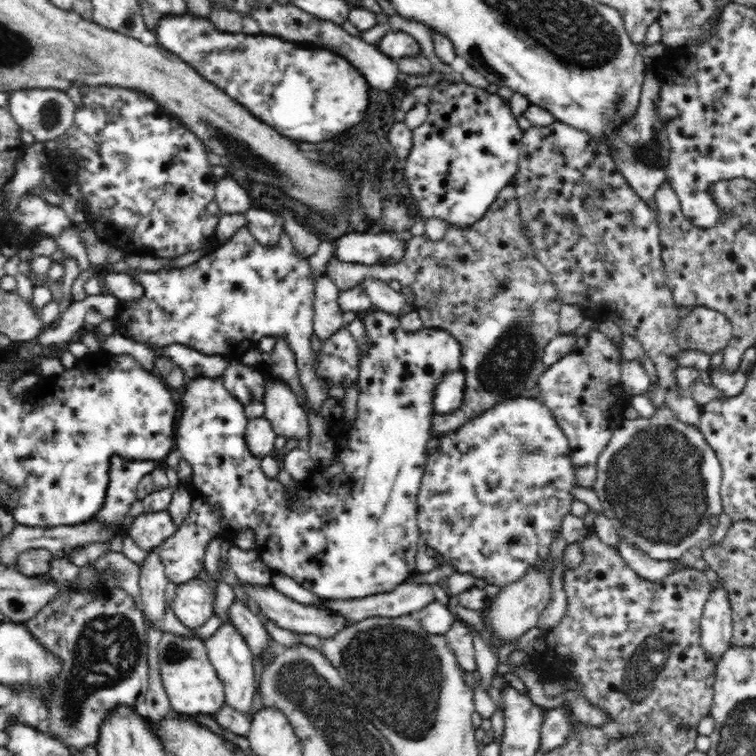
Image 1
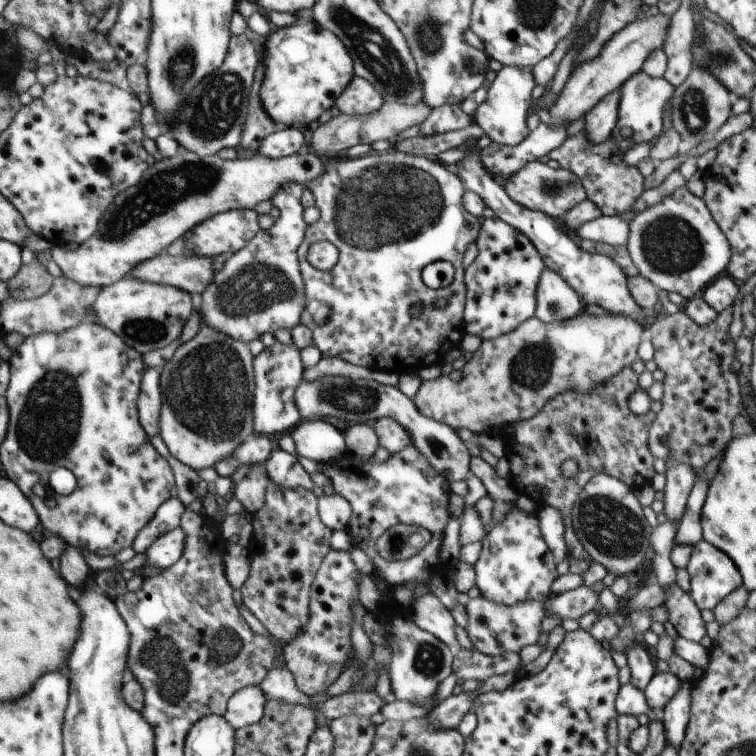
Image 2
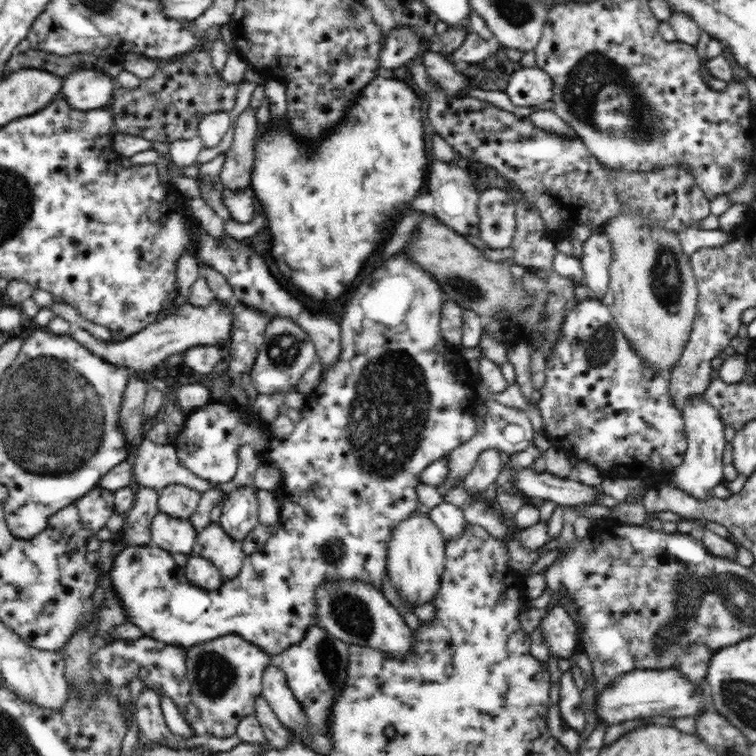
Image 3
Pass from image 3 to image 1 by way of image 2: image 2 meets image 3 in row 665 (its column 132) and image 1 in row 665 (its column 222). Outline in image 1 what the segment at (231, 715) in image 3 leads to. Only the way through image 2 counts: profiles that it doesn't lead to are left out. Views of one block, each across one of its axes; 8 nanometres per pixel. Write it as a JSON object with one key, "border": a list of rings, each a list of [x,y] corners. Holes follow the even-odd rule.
{"border":[[[163,631],[159,650],[159,678],[172,709],[187,715],[213,715],[226,705],[224,684],[210,662],[204,640]]]}

